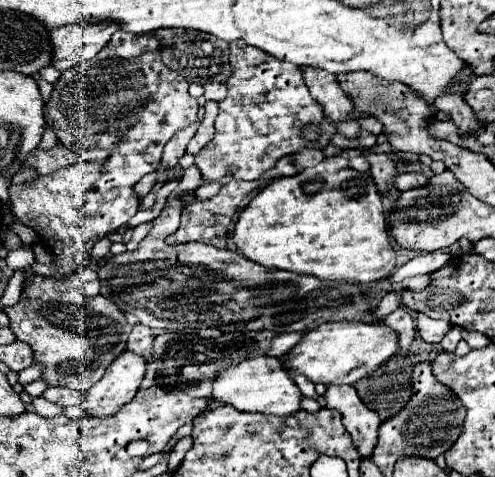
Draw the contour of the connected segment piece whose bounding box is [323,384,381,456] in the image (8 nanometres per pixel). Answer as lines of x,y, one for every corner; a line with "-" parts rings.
329,384
323,398
327,402
327,408
339,410
343,414
343,424
347,432
353,436
353,442
361,452
361,456
371,456
377,444
377,428
381,424
381,418
377,416
377,412
369,410
361,402
353,386

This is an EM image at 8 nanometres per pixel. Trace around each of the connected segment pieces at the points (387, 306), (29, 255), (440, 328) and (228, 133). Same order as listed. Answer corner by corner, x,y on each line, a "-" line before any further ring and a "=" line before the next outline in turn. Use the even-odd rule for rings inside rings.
387,292
385,298
381,298
381,302
371,310
371,314
381,320
389,312
393,312
397,306
399,306
399,292
=
23,246
23,248
17,248
17,250
9,250
9,254
7,254
7,264
13,270
27,270
27,278
31,276
29,268
31,268
33,262
35,262
35,258
33,258
33,252
31,252
29,246
=
417,314
417,330
425,342
441,342
441,338
445,336
445,332
449,328
451,328
449,322
441,322
441,320
433,320
425,314
=
231,42
229,52
233,74
227,80
227,98
219,102
215,138
195,158
205,182
219,180
221,184
227,184
231,178
257,180
271,170
279,158
295,154
307,146
323,148
329,144
335,128
323,118
321,104
311,98
301,80
299,66
277,62
277,58
253,46
245,46
245,42
-
307,128
321,130
315,142
303,136

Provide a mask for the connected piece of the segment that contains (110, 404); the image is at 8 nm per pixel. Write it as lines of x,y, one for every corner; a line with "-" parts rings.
125,350
125,354
121,354
121,358
117,358
109,370
105,370
101,382
87,392
81,406
99,418
115,414
121,406
133,400
145,376
145,364
145,358

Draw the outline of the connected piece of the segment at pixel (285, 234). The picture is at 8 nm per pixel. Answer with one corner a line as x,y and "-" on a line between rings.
327,158
295,176
273,180
241,212
233,240
239,252
267,268
313,274
321,280
377,282
395,270
381,196
367,172
355,172
345,158

